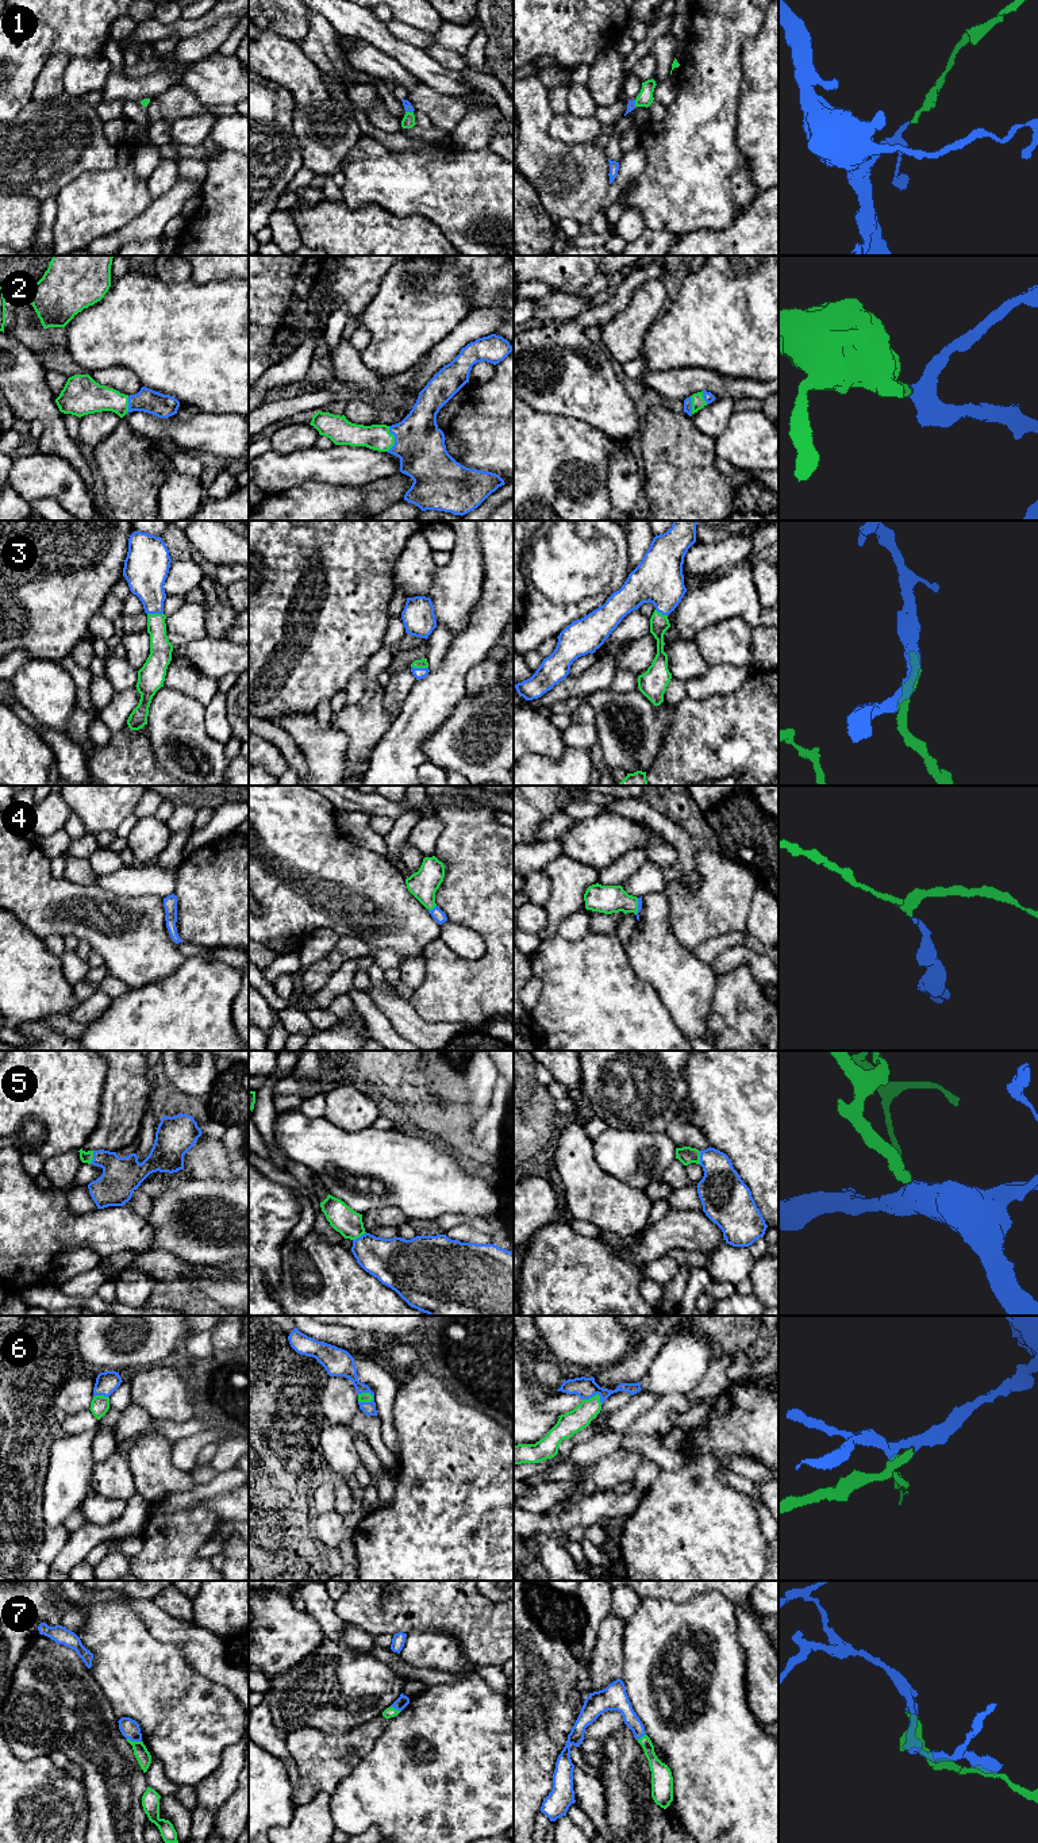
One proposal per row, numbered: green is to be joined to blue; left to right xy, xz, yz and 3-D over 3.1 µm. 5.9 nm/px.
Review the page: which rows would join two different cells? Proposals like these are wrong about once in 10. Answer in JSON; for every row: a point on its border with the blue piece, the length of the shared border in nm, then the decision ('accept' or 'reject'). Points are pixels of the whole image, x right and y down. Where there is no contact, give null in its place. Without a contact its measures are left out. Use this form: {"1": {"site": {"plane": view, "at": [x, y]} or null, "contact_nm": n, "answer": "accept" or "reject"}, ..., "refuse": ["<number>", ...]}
{"1": {"site": {"plane": "xz", "at": [410, 111]}, "contact_nm": 50, "answer": "accept"}, "2": {"site": {"plane": "xz", "at": [395, 438]}, "contact_nm": 150, "answer": "accept"}, "3": {"site": {"plane": "xz", "at": [419, 668]}, "contact_nm": 110, "answer": "accept"}, "4": {"site": {"plane": "xz", "at": [433, 909]}, "contact_nm": 60, "answer": "accept"}, "5": {"site": {"plane": "xy", "at": [93, 1158]}, "contact_nm": 80, "answer": "accept"}, "6": {"site": {"plane": "xz", "at": [366, 1402]}, "contact_nm": 100, "answer": "accept"}, "7": {"site": {"plane": "xy", "at": [134, 1740]}, "contact_nm": 90, "answer": "accept"}, "refuse": []}

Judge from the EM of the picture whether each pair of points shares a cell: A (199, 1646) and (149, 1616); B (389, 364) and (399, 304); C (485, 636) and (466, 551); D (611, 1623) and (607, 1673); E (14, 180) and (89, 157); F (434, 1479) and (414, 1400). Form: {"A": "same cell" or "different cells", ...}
{"A": "same cell", "B": "same cell", "C": "different cells", "D": "same cell", "E": "same cell", "F": "same cell"}

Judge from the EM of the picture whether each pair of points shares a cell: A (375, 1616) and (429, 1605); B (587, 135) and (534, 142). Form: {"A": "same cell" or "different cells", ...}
{"A": "same cell", "B": "different cells"}

